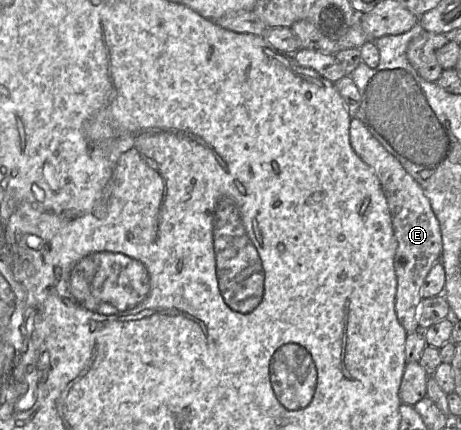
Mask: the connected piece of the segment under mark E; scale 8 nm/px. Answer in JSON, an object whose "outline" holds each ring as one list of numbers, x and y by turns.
{"outline":[[356,117,350,120,349,137,352,149,374,170,379,179,390,211,397,239,394,268,397,277,395,310,398,321,407,333,421,330,418,323,422,301,421,287,432,266,441,261,442,238,439,222,421,186]]}

